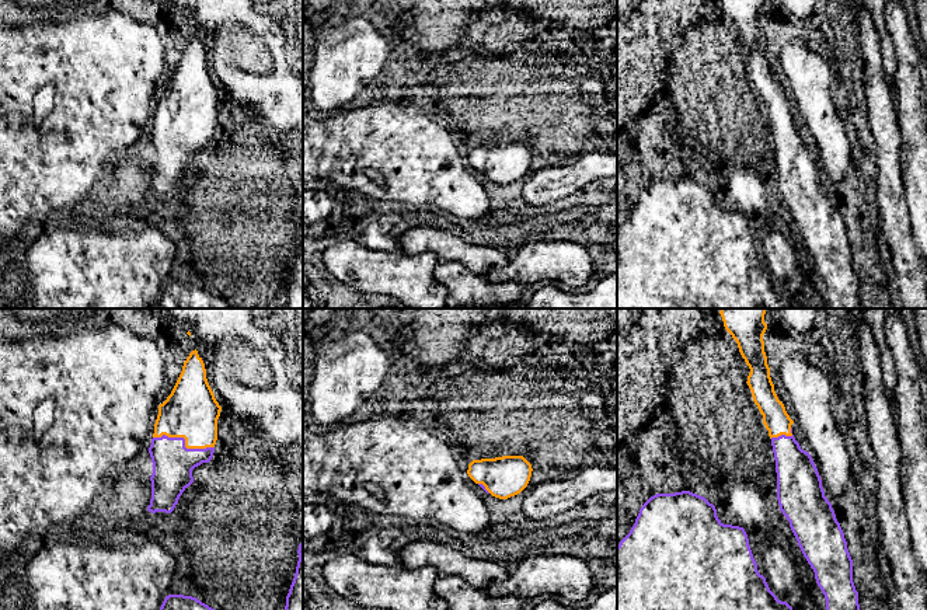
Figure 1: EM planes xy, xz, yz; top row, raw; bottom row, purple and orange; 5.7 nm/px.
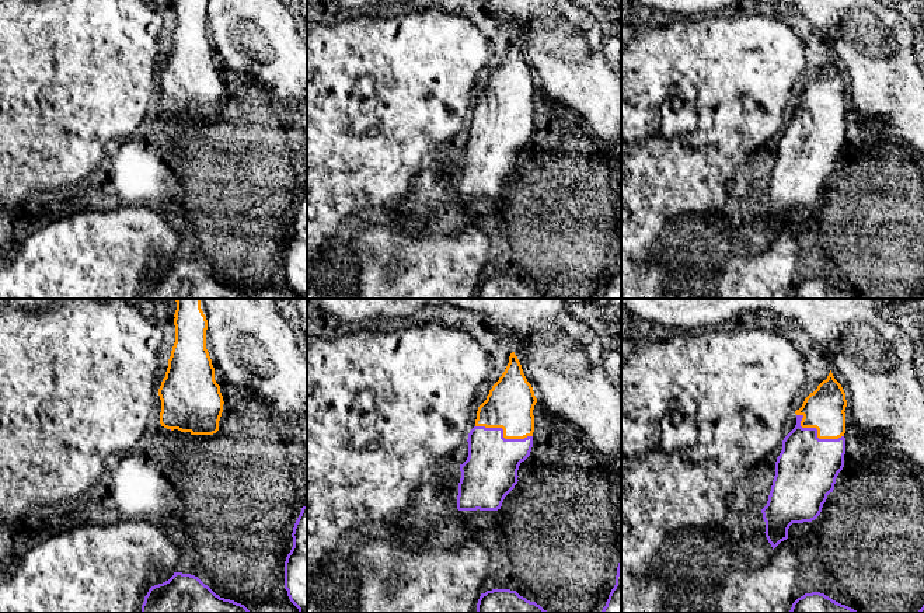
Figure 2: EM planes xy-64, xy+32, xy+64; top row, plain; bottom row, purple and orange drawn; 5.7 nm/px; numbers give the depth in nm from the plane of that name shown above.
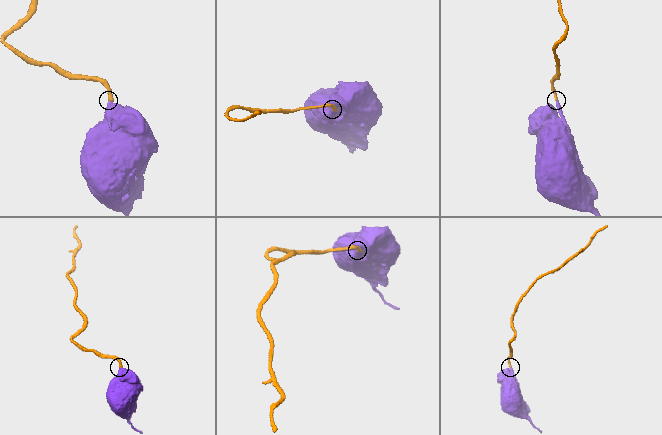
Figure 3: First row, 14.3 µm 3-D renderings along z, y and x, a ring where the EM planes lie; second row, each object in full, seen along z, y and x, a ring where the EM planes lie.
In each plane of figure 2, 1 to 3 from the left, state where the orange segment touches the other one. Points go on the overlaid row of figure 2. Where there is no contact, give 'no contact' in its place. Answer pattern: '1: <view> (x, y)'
1: no contact
2: xy+32 (502, 434)
3: xy+64 (816, 431)

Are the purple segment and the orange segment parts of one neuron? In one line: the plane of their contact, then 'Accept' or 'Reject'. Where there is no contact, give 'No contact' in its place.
Touches purple in xy. Accept

